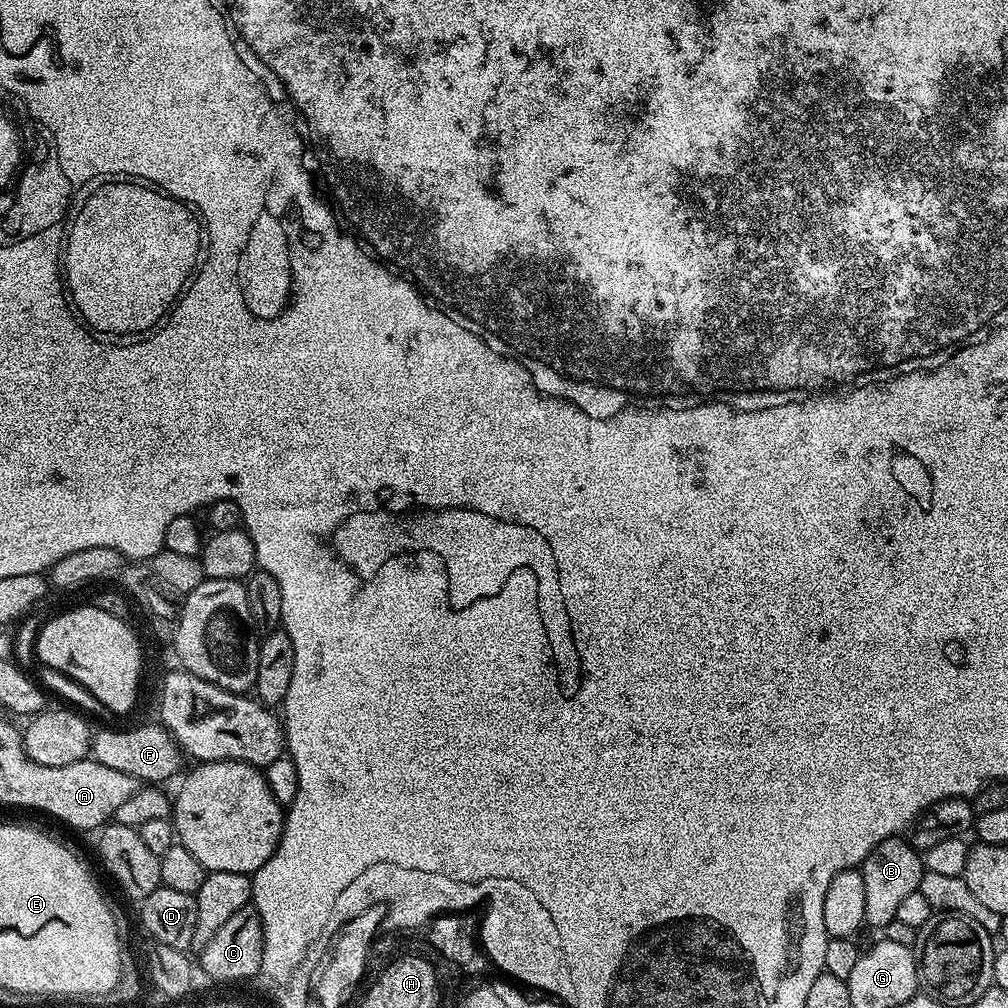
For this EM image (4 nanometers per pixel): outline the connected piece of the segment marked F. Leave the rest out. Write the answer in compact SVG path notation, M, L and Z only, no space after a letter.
M159 722L140 724L137 728L104 728L101 732L99 729L92 737L90 756L91 759L97 760L100 766L110 766L110 770L122 770L122 774L130 774L137 782L143 782L148 786L163 785L163 780L170 779L183 764L186 764L186 757L180 745Z

